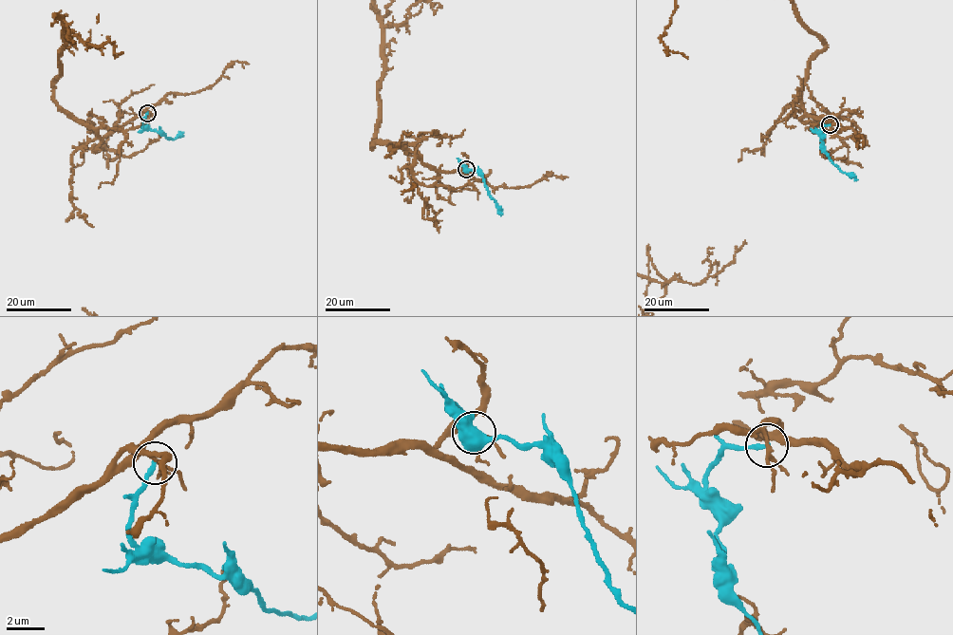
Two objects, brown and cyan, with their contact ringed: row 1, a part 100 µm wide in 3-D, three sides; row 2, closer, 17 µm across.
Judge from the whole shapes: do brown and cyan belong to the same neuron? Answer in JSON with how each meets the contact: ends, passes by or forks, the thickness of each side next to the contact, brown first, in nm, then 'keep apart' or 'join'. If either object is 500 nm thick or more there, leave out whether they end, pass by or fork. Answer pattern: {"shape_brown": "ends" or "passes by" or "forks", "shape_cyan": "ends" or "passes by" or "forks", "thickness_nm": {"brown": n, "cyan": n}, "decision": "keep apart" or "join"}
{"shape_brown": "forks", "shape_cyan": "ends", "thickness_nm": {"brown": 170, "cyan": 240}, "decision": "keep apart"}

